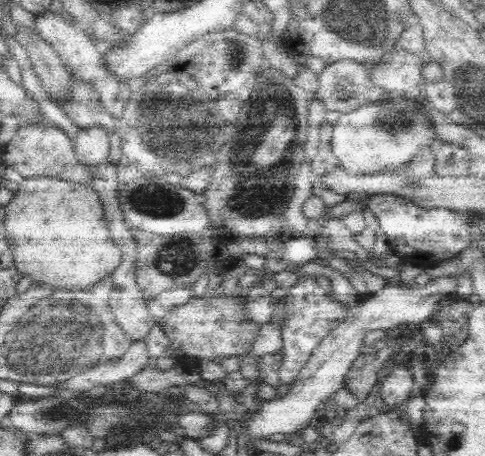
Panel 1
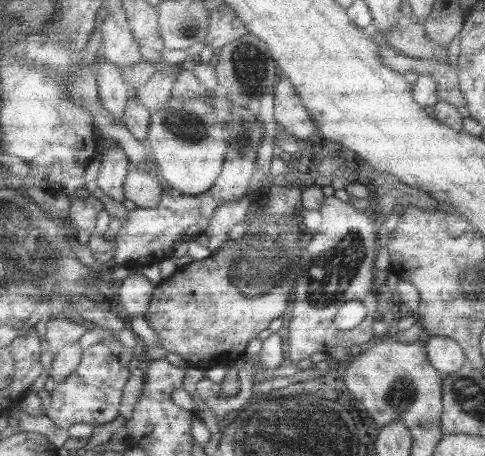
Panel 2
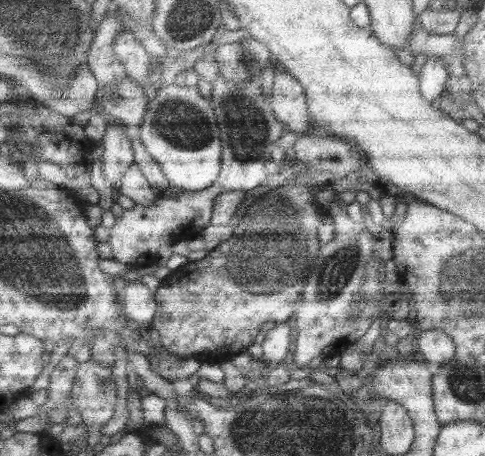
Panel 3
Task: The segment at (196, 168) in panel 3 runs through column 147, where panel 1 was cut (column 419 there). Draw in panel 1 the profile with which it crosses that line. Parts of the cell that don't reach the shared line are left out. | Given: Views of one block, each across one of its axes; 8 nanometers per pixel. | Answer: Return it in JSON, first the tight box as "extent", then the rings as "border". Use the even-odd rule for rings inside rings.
{"extent":[330,98,438,174],"border":[[[404,98],[404,104],[380,102],[368,104],[358,110],[340,114],[340,120],[334,124],[330,138],[330,150],[336,156],[340,168],[348,174],[372,174],[382,170],[400,170],[412,162],[412,158],[424,146],[438,146],[430,120],[416,108],[414,102]]]}

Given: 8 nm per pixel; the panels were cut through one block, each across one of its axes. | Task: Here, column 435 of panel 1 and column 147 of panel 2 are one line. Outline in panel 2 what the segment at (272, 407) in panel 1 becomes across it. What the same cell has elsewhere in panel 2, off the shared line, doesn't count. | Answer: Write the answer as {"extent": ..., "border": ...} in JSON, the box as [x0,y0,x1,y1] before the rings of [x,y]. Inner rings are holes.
{"extent":[117,274,157,318],"border":[[[131,274],[125,282],[117,284],[117,292],[119,292],[119,310],[125,318],[137,318],[137,316],[147,316],[153,296],[155,296],[157,286],[147,280],[145,276],[139,274]]]}

